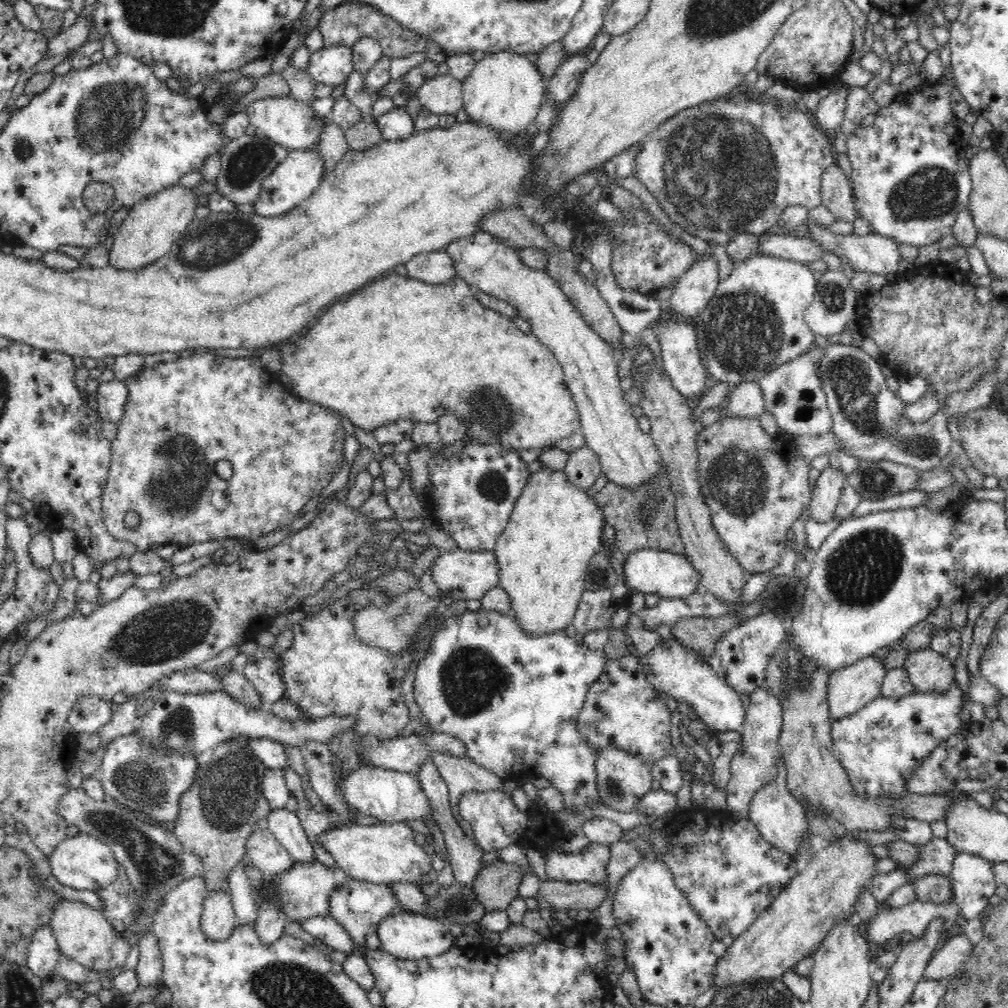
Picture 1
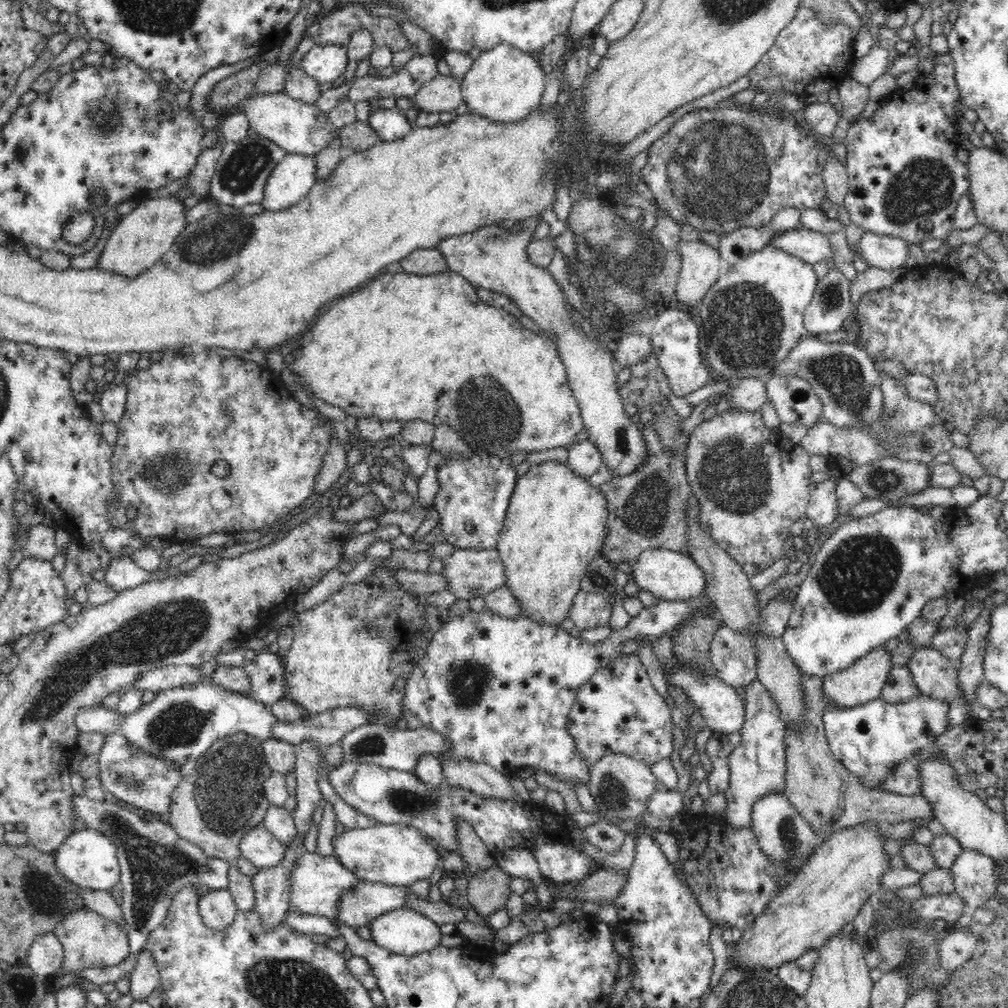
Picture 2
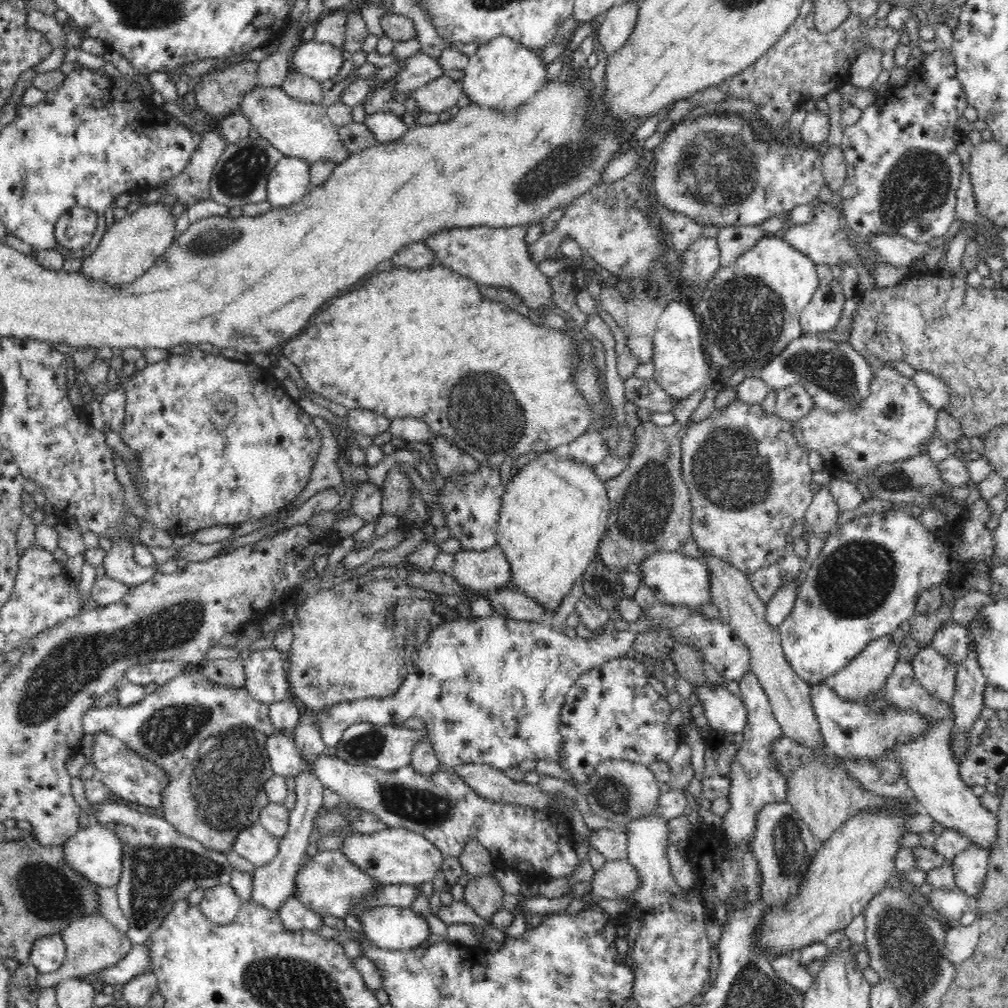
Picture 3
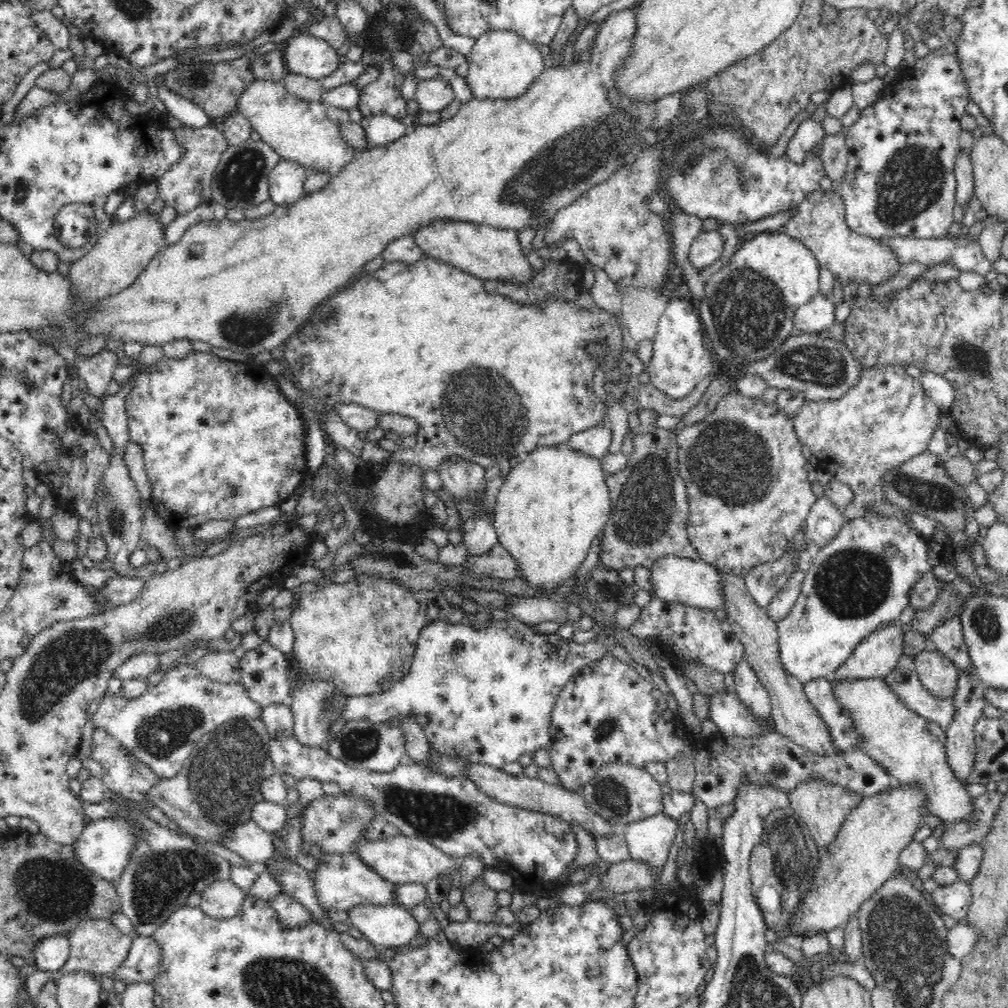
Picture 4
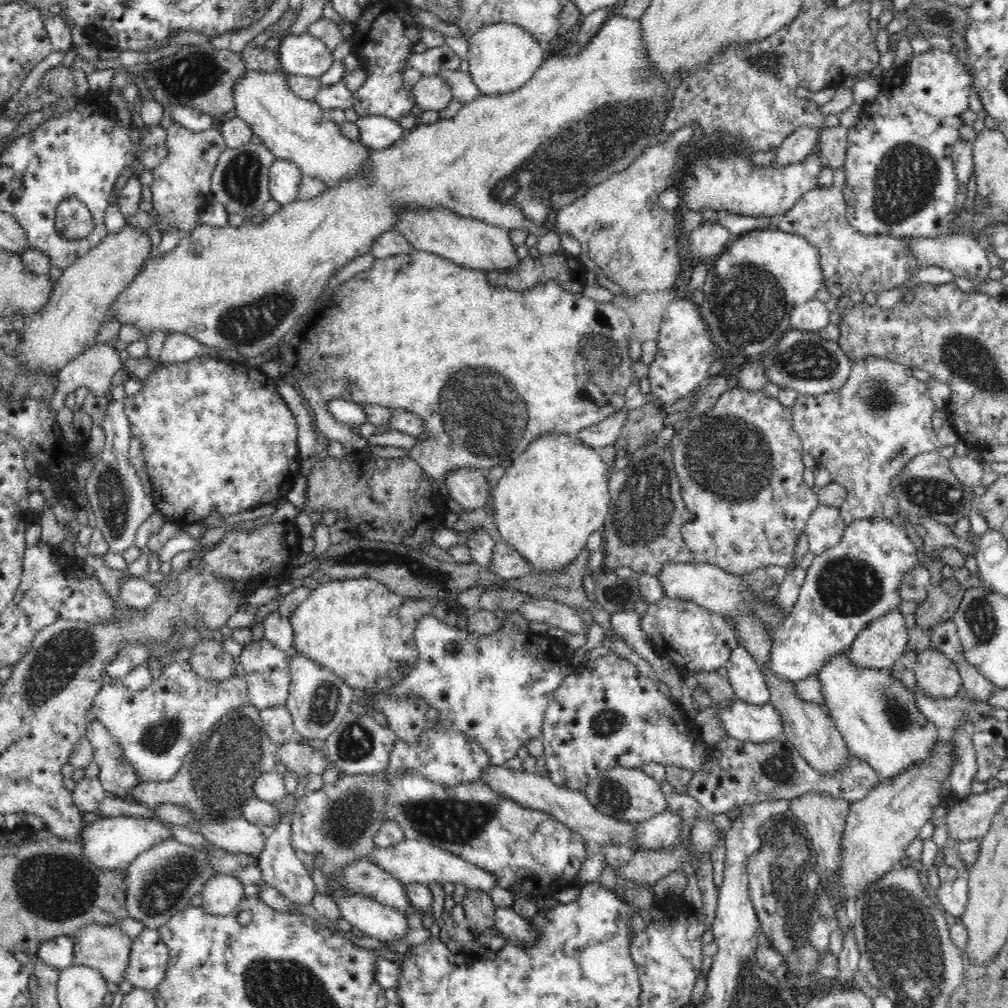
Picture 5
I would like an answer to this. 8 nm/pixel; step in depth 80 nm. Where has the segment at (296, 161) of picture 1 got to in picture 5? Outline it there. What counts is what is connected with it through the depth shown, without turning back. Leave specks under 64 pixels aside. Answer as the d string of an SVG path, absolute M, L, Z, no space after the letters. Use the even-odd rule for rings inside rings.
M277 158L270 165L268 176L271 198L280 206L296 200L303 174L292 161Z

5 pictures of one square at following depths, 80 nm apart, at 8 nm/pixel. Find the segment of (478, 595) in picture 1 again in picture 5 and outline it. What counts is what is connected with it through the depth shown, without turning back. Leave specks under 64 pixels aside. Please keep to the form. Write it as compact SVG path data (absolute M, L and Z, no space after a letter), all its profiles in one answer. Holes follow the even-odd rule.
M504 539L495 544L492 563L488 569L496 576L501 576L505 581L511 582L530 574L532 568L533 565Z

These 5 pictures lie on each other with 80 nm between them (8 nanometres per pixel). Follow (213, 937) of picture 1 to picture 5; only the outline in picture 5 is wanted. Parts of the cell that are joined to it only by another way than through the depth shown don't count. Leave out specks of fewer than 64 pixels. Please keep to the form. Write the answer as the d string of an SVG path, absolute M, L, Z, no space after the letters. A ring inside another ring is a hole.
M216 875L206 882L201 894L202 908L215 915L230 914L244 900L244 885L236 875Z

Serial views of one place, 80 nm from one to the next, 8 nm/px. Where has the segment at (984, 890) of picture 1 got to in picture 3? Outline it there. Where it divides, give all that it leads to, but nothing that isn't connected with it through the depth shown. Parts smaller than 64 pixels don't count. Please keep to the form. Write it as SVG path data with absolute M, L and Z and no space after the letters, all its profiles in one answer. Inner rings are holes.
M970 845L959 852L950 862L953 868L956 886L964 890L975 901L980 892L984 879L988 874L989 852L980 845Z

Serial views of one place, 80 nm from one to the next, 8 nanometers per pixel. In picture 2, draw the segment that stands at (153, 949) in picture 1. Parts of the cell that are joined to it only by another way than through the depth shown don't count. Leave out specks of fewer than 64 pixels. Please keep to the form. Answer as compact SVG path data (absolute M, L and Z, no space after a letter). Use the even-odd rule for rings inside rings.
M144 948L138 956L138 964L131 972L130 991L136 1002L144 1002L160 986L158 965Z

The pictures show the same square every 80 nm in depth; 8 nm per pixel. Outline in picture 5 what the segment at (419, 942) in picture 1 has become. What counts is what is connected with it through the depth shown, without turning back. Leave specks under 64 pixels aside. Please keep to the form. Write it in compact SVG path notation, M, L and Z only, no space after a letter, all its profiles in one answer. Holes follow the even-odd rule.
M340 894L336 898L341 918L374 940L391 941L402 938L410 929L405 914L384 907L364 894Z

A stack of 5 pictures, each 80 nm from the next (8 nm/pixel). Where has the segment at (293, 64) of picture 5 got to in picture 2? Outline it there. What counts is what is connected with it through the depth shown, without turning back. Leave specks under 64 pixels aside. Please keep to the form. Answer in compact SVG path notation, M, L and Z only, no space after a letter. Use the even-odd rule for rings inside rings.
M316 43L302 58L299 67L308 76L311 76L319 84L334 83L340 76L344 75L348 64L347 47L338 45L319 45Z

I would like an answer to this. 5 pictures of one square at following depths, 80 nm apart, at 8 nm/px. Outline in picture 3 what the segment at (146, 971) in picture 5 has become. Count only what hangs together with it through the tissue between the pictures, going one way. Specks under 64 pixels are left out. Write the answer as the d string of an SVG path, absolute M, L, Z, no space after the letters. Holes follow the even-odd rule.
M145 943L133 944L131 951L114 966L100 970L97 978L101 980L101 984L126 984L133 978L144 974L146 970L151 970L150 952L146 948Z

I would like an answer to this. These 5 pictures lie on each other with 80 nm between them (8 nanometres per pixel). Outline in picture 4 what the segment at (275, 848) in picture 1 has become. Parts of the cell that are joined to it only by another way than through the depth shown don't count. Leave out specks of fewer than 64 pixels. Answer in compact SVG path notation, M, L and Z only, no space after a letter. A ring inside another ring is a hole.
M253 821L239 824L236 828L228 830L222 843L226 848L259 868L275 851L273 834L264 831Z

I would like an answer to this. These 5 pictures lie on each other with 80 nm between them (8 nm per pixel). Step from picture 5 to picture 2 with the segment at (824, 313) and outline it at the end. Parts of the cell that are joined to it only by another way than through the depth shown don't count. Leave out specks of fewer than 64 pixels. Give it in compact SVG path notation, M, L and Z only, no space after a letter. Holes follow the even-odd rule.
M832 268L828 270L828 273L824 275L822 279L817 283L817 290L810 302L810 305L806 308L804 314L804 327L810 332L812 335L818 335L821 332L836 332L840 331L843 322L850 316L850 314L856 314L852 311L852 303L851 303L851 293L850 293L850 282L845 278L844 274L841 272L836 272L836 268Z

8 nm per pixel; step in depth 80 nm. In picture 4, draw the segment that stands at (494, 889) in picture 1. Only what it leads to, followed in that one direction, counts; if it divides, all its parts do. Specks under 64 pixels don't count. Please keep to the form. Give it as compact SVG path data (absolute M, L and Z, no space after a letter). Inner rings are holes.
M474 879L472 884L463 890L463 904L468 909L469 919L488 924L494 922L498 915L498 892L486 886L481 880Z

